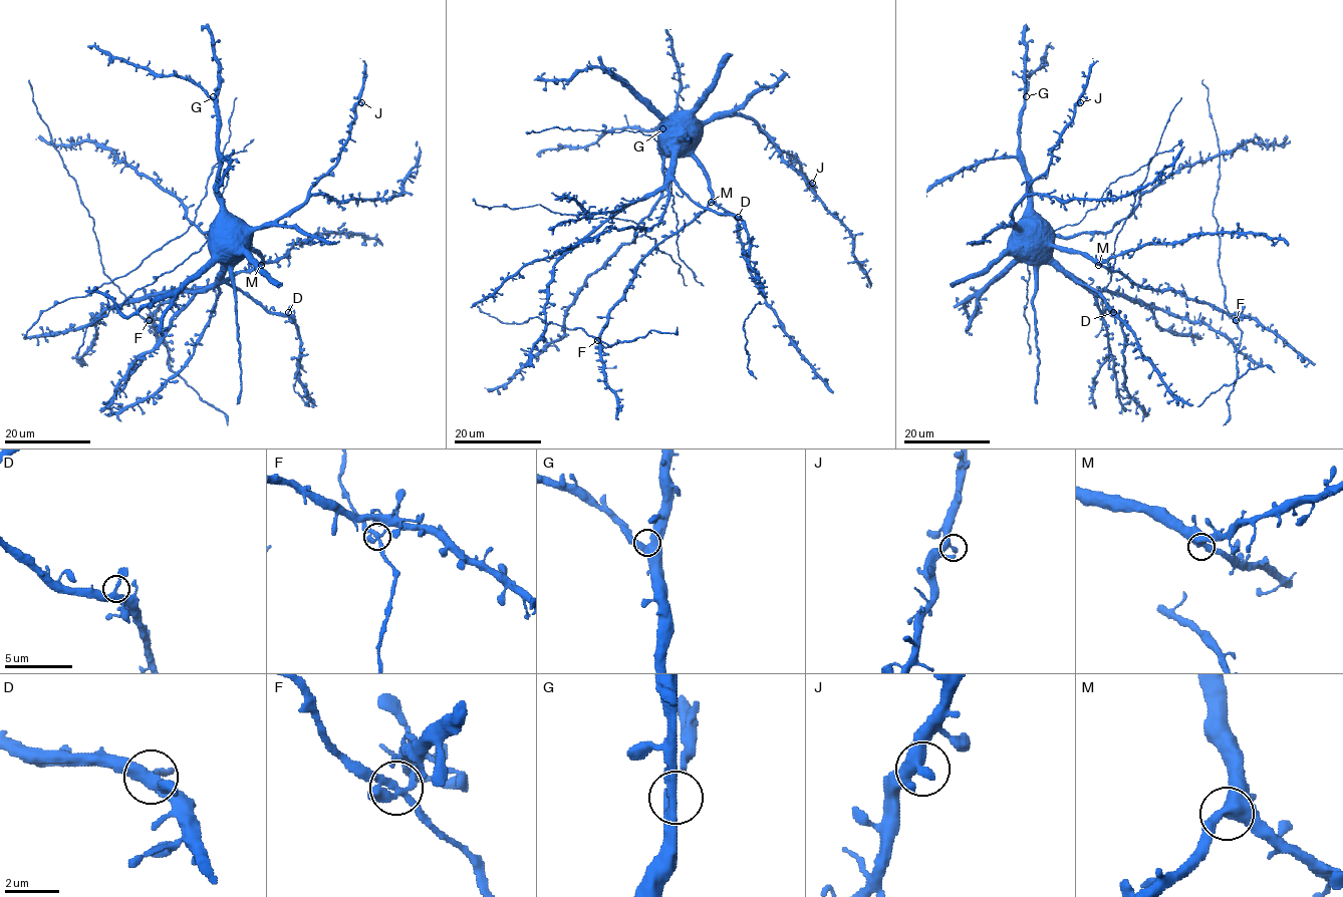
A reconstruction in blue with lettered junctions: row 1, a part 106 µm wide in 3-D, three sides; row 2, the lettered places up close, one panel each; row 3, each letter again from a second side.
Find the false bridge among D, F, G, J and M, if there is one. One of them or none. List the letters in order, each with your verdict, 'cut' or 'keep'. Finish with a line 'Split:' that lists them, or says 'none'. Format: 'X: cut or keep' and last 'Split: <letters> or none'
D: keep
F: cut
G: keep
J: keep
M: keep
Split: F

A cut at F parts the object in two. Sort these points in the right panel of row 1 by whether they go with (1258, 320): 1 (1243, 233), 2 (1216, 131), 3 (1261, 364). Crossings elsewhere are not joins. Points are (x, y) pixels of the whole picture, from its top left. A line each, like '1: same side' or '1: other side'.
1: same side
2: other side
3: same side

